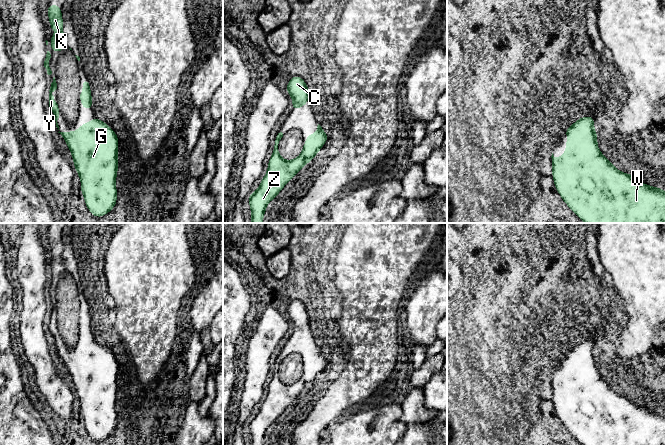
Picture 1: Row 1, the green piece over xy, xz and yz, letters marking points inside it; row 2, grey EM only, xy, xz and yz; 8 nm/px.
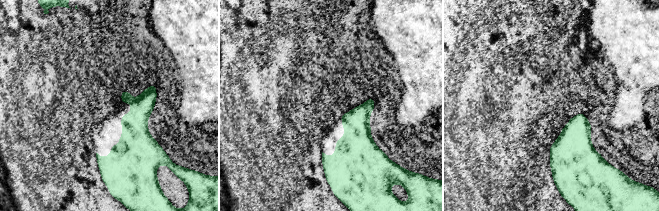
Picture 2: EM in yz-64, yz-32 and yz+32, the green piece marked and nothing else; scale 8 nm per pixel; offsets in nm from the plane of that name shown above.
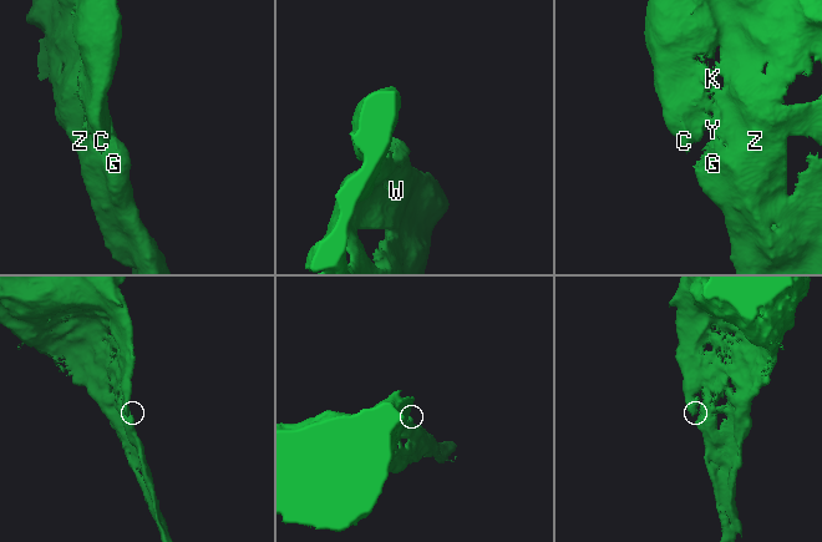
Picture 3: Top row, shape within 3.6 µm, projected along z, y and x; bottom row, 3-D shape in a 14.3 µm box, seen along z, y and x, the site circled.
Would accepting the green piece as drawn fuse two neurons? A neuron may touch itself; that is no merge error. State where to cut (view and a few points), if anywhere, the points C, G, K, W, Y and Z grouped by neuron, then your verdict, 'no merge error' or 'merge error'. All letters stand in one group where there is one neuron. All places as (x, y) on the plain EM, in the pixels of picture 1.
cut none; groups C G K W Y Z; no merge error

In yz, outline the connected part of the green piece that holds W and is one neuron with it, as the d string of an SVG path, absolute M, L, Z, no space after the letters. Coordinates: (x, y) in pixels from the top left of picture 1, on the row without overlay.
M585 340L567 351L566 375L560 382L552 377L552 399L556 414L562 425L582 445L665 445L665 415L658 411L652 411L638 406L633 399L619 395L601 377L597 364L598 360L594 352L594 342Z

